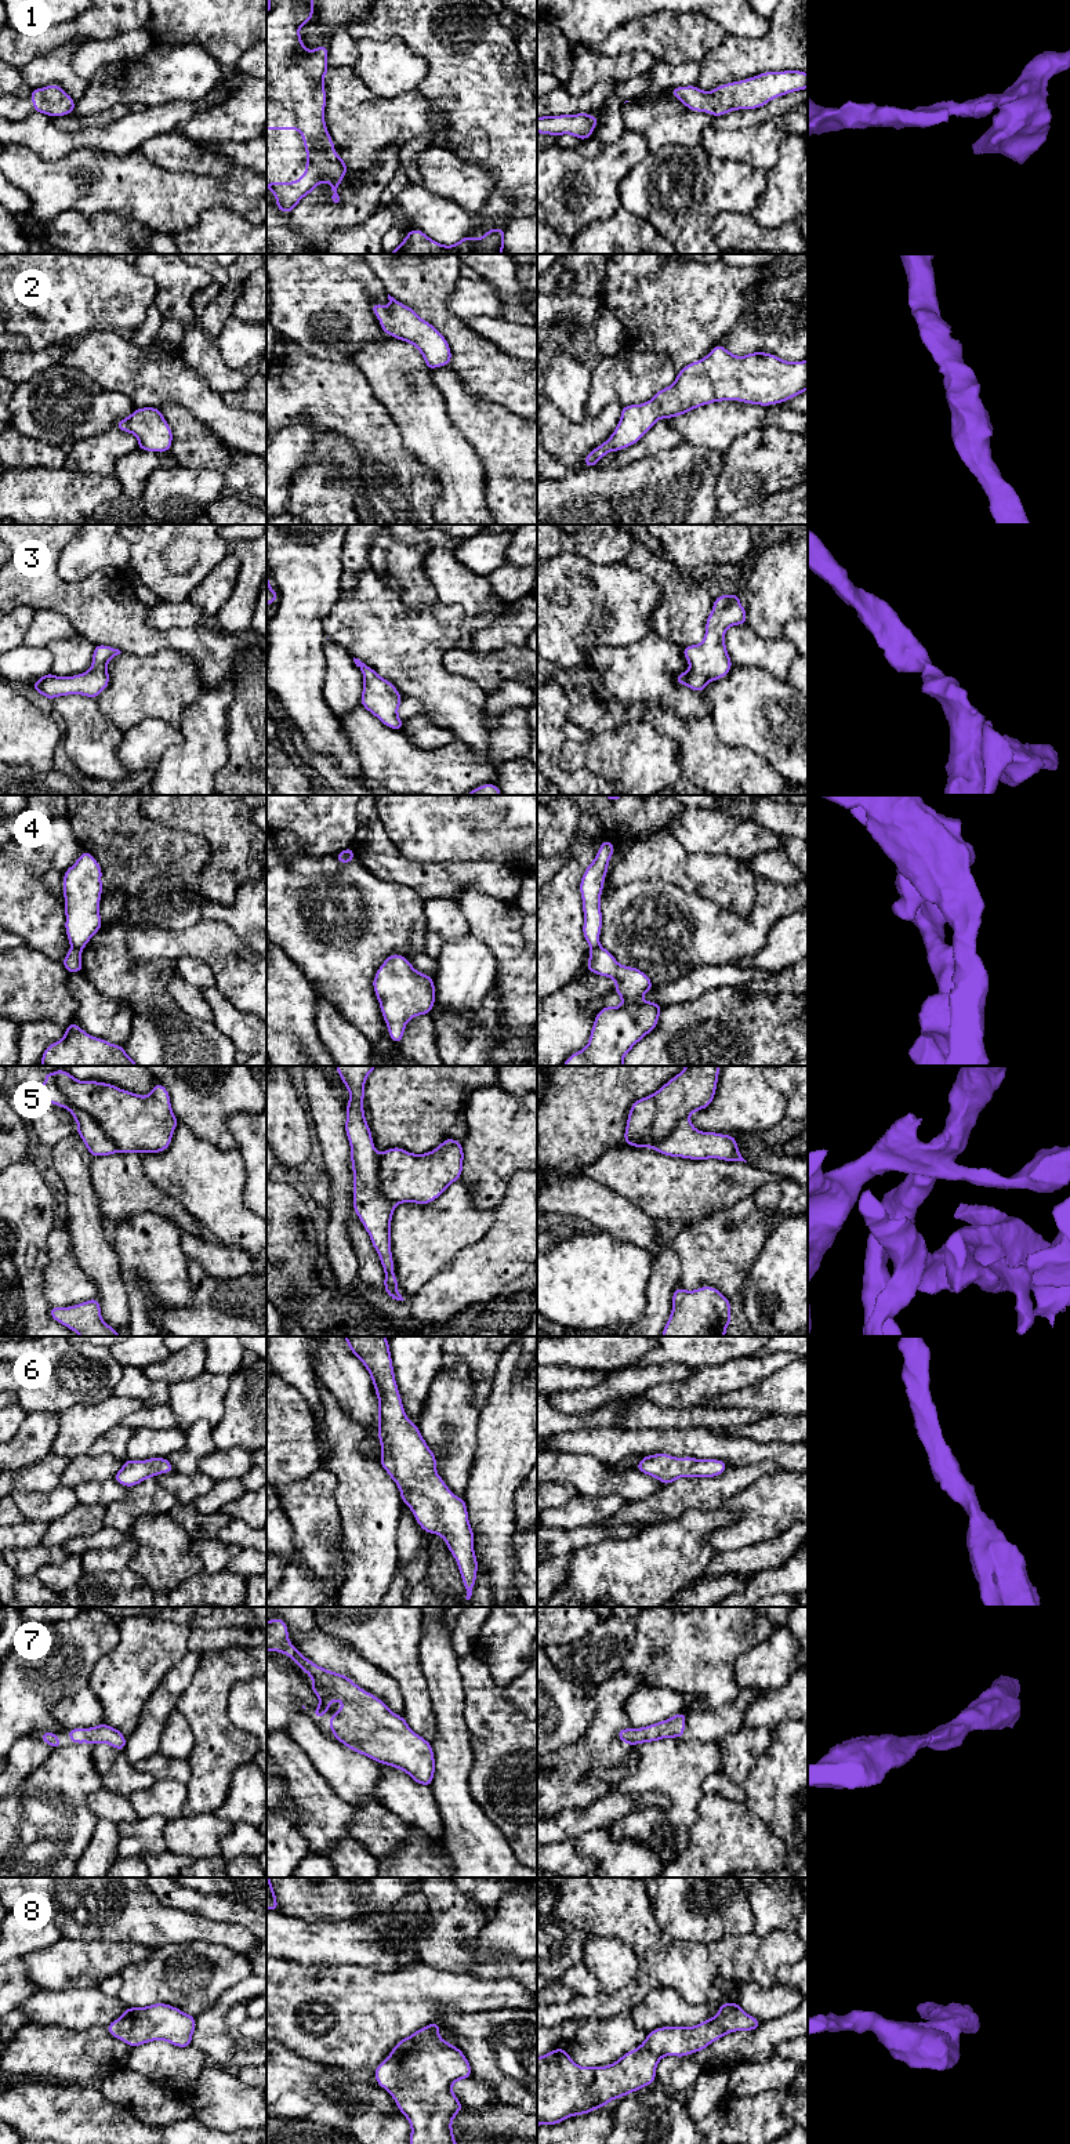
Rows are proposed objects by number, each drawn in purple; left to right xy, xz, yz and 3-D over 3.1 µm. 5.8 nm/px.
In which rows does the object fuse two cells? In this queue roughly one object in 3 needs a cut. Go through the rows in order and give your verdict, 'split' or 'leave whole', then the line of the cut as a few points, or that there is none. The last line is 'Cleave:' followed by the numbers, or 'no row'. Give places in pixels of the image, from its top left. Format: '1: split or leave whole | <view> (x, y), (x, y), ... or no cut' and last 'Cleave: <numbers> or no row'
1: leave whole | no cut
2: leave whole | no cut
3: leave whole | no cut
4: split | xy (72, 946), (80, 950)
5: split | xy (53, 1074), (64, 1096), (73, 1106), (86, 1112), (119, 1150)
6: leave whole | no cut
7: leave whole | no cut
8: leave whole | no cut
Cleave: 4, 5

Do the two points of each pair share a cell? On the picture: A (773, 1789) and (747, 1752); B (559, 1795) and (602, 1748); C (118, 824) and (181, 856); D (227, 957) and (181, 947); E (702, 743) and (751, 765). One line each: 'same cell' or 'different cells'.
A: different cells
B: same cell
C: same cell
D: same cell
E: same cell

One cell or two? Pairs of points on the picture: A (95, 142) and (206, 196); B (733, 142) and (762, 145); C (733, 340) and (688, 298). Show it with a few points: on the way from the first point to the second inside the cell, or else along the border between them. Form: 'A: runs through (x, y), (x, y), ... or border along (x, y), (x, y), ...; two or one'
A: border along (87, 147), (112, 153), (129, 153), (135, 149); two
B: runs through (740, 145), (755, 145); one
C: border along (747, 308), (715, 344); two

